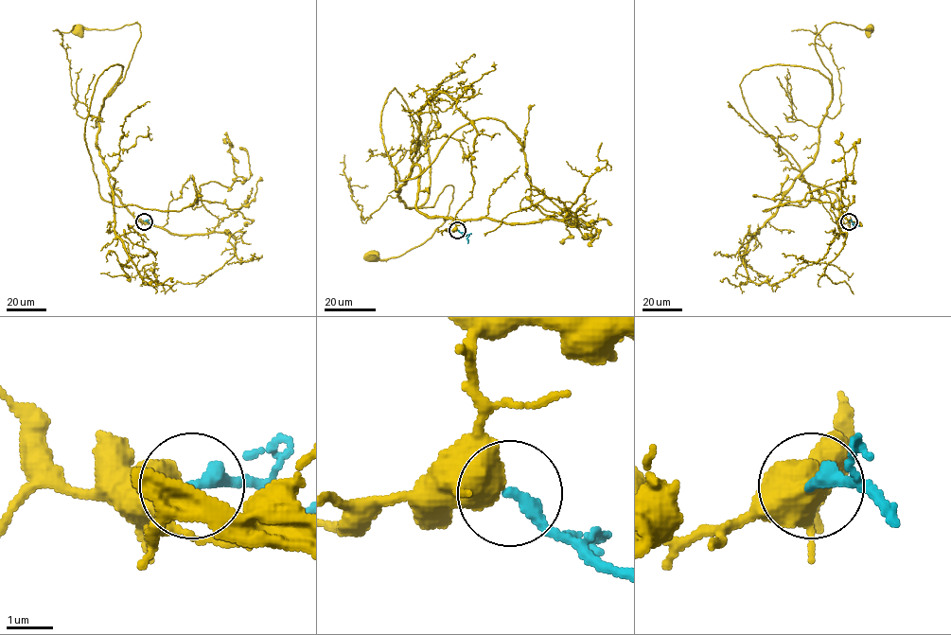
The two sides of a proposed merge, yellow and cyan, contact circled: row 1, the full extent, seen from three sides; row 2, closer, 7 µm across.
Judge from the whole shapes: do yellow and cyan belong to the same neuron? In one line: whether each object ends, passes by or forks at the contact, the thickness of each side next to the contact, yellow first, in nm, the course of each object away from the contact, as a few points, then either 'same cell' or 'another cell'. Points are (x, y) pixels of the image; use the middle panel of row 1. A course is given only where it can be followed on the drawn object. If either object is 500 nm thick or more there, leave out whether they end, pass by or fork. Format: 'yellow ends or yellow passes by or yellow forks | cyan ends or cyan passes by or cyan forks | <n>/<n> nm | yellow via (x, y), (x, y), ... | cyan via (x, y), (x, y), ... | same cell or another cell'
650/340 nm | yellow via (457, 230), (416, 207), (415, 165), (399, 198), (431, 207), (451, 185), (447, 219), (397, 256), (374, 256) | cyan via (458, 230), (469, 235), (467, 243) | same cell

